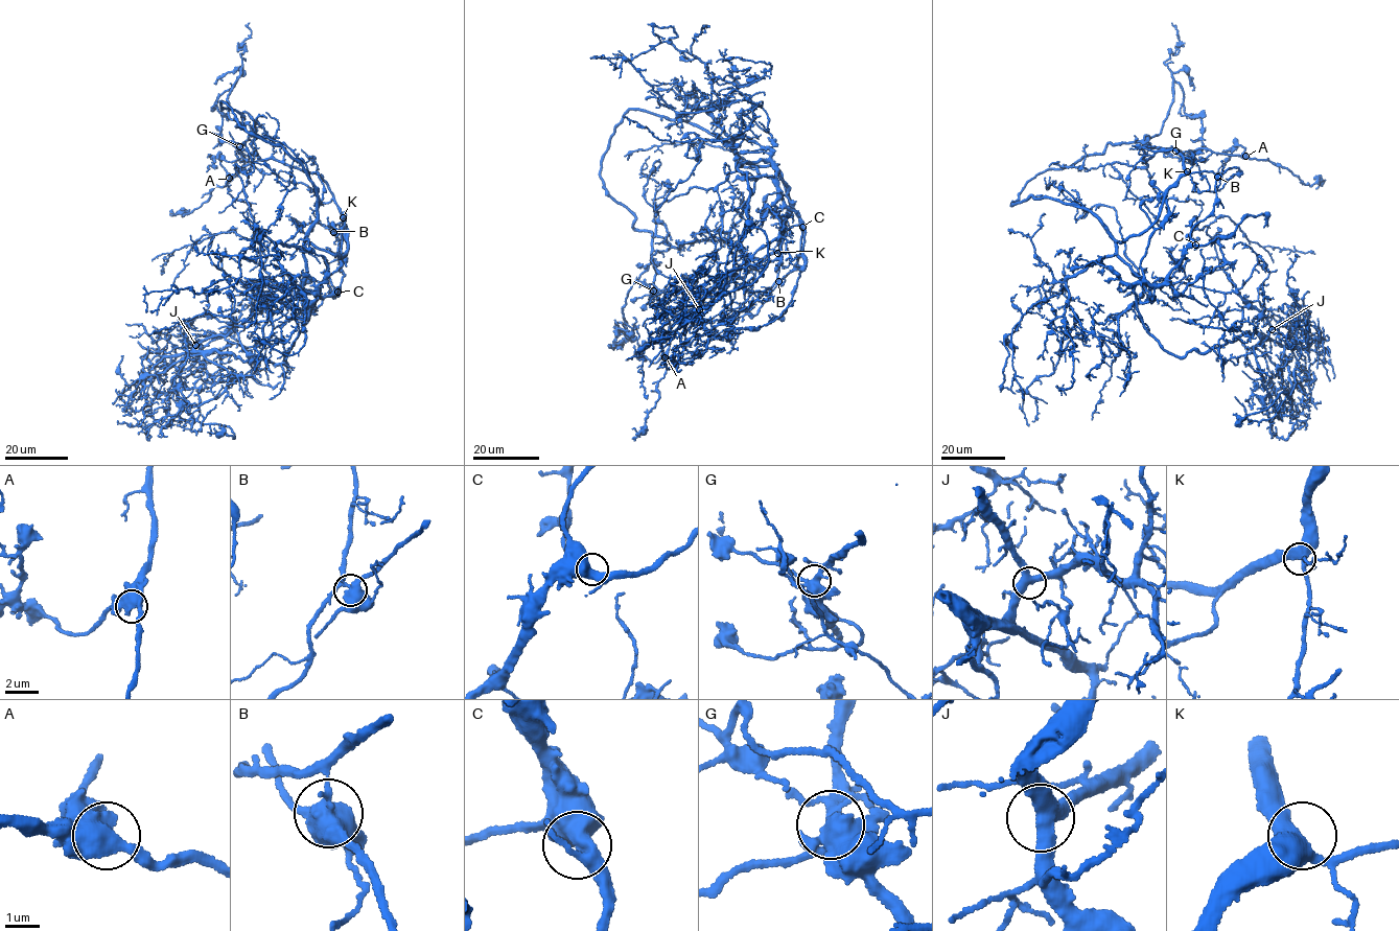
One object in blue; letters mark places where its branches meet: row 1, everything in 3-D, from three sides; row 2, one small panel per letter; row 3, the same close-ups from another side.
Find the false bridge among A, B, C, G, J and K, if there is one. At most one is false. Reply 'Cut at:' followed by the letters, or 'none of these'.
Cut at: B

